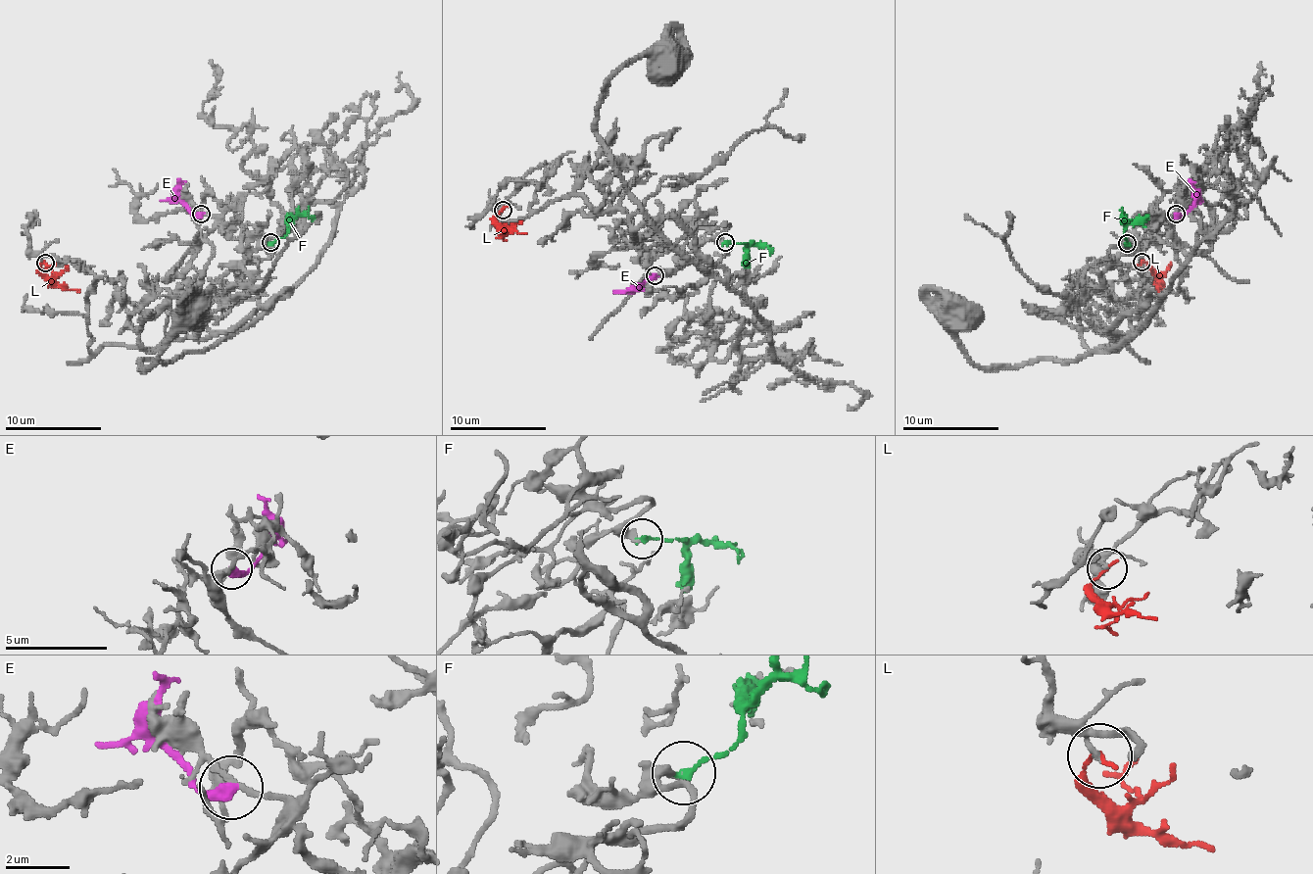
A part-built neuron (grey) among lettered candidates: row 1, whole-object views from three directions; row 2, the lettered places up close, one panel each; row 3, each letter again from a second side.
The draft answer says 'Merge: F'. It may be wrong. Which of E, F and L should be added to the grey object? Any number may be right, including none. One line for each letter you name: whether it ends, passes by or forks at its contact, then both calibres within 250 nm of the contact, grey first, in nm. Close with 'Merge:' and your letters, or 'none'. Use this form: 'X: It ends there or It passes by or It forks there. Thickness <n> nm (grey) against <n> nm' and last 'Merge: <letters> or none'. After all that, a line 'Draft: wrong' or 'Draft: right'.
F: It ends there. Thickness 280 nm (grey) against 200 nm
Merge: F
Draft: right

